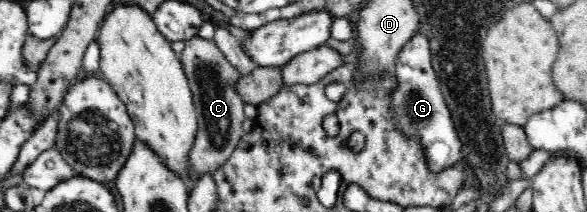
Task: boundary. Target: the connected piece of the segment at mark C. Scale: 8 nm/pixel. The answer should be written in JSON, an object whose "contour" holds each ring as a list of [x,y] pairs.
{"contour":[[[195,35],[185,41],[184,50],[181,52],[183,70],[185,71],[191,93],[195,95],[194,103],[197,107],[198,127],[192,149],[188,154],[188,166],[194,180],[205,176],[207,172],[213,175],[217,168],[221,168],[241,142],[244,134],[243,105],[245,102],[237,94],[234,84],[240,77],[239,71],[225,58],[212,40],[207,40]]]}

